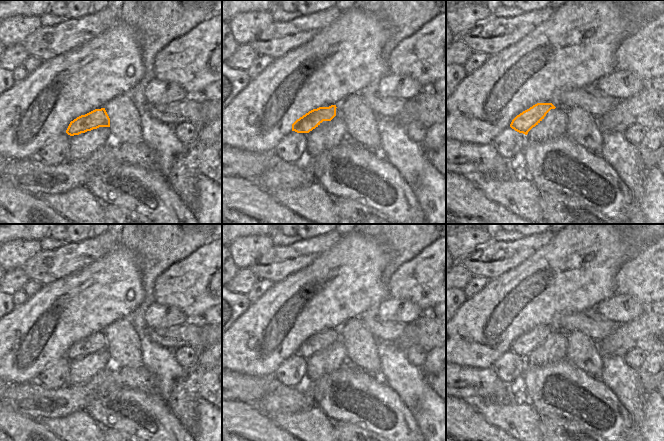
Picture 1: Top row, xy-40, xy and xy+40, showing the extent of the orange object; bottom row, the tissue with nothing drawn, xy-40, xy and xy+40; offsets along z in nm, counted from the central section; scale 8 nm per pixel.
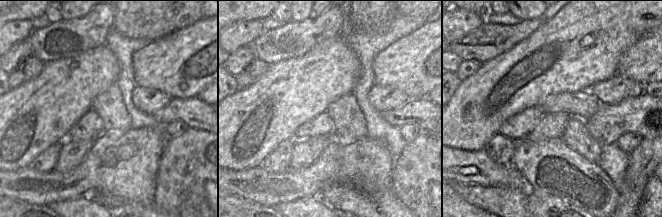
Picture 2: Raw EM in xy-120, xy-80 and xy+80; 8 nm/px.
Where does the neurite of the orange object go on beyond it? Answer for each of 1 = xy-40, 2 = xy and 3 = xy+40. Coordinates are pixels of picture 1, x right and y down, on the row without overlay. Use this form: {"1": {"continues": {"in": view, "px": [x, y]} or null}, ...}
{"1": {"continues": null}, "2": {"continues": null}, "3": {"continues": null}}

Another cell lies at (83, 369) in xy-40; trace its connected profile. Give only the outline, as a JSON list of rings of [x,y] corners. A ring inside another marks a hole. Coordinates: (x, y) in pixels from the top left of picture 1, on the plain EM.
[[[99,351],[79,359],[70,366],[70,385],[83,385],[110,366],[110,351]]]

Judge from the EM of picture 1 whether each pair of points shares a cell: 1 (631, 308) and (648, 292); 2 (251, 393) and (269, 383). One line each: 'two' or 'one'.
1: two
2: one

